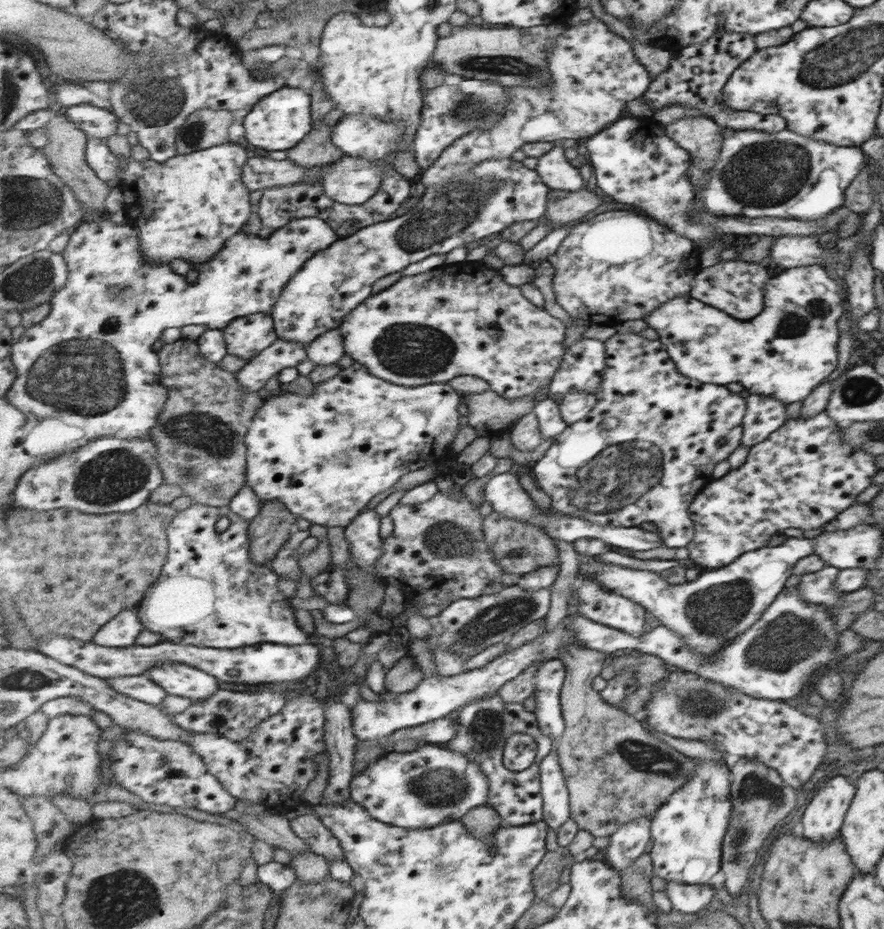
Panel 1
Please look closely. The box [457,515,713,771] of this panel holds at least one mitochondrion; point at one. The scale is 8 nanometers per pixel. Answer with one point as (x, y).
(487, 733)

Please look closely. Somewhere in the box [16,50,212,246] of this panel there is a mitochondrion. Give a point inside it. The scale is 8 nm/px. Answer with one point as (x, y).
(151, 97)

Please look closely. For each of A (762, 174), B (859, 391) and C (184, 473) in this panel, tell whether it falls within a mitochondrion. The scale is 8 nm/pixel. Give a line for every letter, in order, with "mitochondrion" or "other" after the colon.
A: mitochondrion
B: mitochondrion
C: mitochondrion

